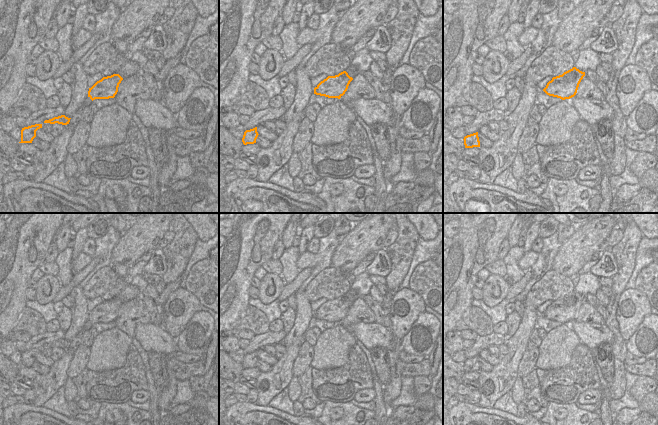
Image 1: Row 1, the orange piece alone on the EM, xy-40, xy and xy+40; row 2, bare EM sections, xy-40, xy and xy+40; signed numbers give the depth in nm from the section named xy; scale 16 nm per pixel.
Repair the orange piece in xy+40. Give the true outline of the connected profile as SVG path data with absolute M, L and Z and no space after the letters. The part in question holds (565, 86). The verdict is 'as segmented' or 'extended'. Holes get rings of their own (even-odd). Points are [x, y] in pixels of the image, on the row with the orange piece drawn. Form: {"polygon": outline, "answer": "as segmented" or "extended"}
{"polygon": "M573 67L562 75L553 77L543 91L549 96L562 100L570 99L576 95L579 84L584 76L585 72Z", "answer": "as segmented"}

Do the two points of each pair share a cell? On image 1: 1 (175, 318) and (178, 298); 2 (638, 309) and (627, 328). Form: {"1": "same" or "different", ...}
{"1": "same", "2": "same"}

